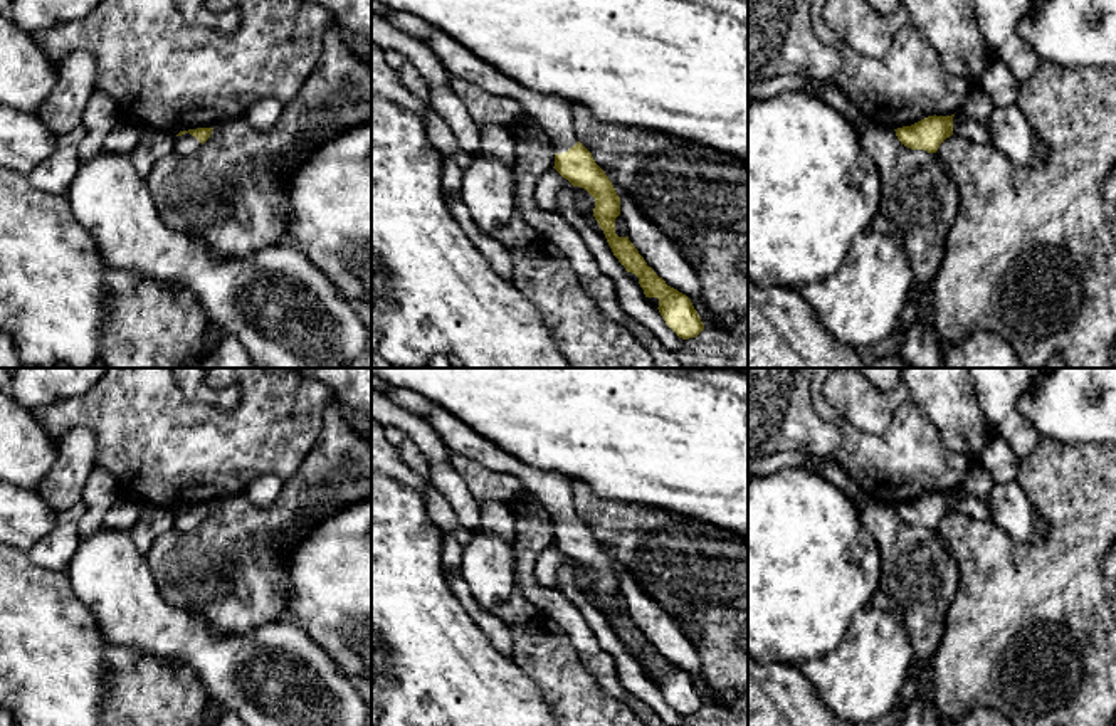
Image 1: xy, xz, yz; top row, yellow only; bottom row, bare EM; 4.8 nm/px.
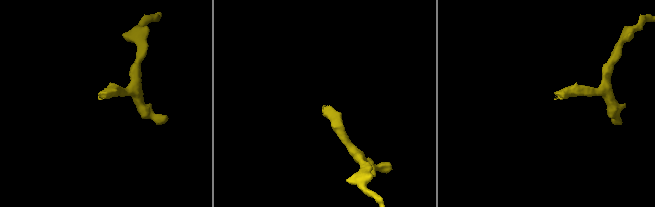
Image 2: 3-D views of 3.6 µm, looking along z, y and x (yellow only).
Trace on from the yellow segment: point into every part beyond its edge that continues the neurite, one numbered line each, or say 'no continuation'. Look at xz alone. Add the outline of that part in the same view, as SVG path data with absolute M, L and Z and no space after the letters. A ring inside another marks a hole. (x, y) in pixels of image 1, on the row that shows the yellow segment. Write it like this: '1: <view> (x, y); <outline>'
1: xz (555, 115); M434 30L425 44L447 74L469 81L489 94L518 101L528 118L546 131L555 153L561 155L578 143L573 134L571 101L516 82L439 30Z

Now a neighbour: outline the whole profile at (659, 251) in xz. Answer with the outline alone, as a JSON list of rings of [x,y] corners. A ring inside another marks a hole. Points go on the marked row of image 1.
[[[620,195],[620,217],[625,222],[629,240],[635,245],[647,266],[652,267],[667,286],[691,299],[704,328],[718,331],[718,323],[701,301],[701,282],[696,269],[686,260],[676,242],[659,230],[629,195]]]

